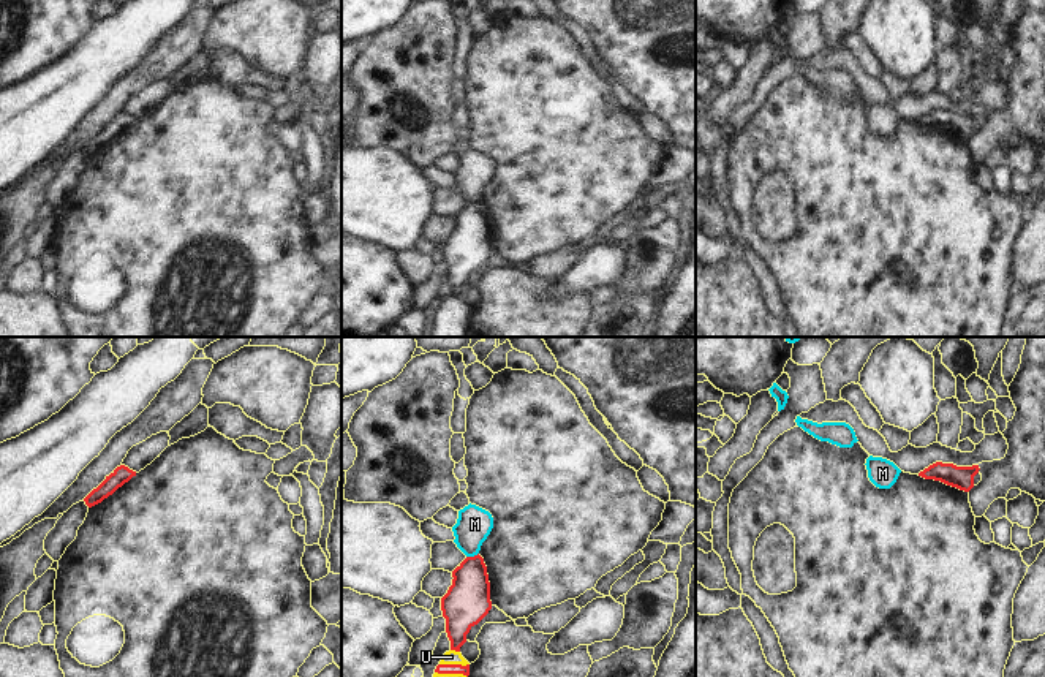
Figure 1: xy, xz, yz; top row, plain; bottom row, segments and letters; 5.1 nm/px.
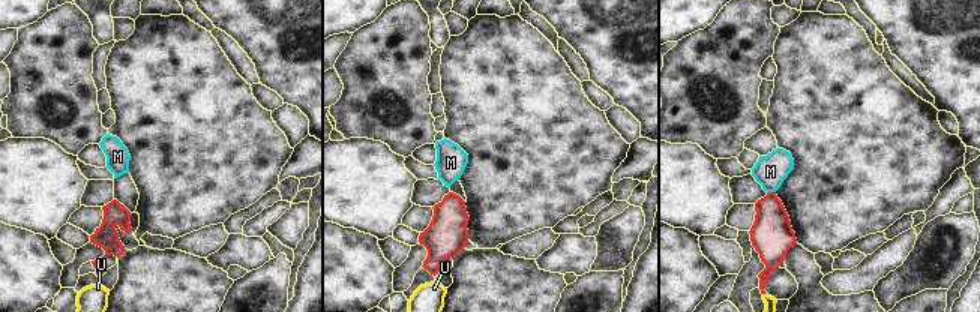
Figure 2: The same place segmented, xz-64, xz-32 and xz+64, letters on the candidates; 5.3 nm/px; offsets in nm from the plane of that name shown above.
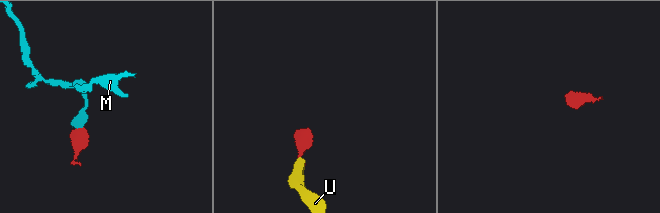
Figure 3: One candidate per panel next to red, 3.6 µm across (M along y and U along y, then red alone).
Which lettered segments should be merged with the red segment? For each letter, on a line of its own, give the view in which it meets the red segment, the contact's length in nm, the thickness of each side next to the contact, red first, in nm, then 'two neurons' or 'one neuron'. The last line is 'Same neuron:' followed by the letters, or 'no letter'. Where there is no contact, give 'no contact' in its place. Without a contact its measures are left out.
M: xz | 70 nm | 220/180 nm | two neurons
U: xz | 150 nm | 50/70 nm | one neuron
Same neuron: U

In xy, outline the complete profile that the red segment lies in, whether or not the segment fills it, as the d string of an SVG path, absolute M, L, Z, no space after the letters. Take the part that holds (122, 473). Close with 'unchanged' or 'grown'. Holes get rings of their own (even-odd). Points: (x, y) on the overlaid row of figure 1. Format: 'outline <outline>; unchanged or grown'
outline M125 465L117 467L106 479L93 489L85 498L85 505L89 508L101 503L104 498L112 495L119 487L122 487L125 482L128 482L133 476L136 476L136 471L130 470Z; unchanged

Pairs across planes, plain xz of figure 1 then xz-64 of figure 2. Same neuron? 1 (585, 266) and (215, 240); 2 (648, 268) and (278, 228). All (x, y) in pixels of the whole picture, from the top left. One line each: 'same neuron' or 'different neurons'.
1: different neurons
2: same neuron

